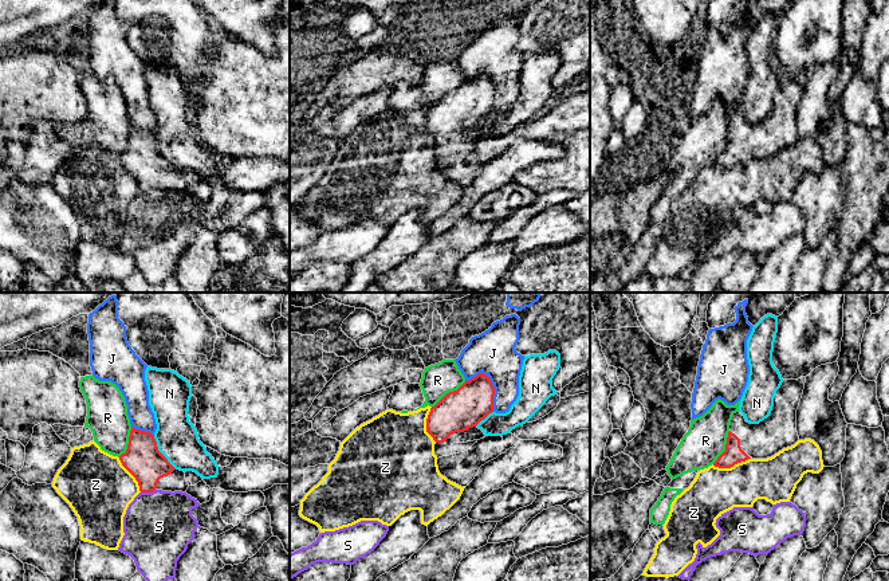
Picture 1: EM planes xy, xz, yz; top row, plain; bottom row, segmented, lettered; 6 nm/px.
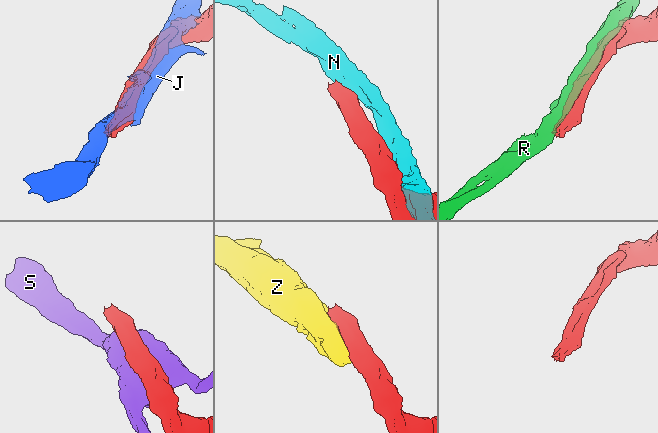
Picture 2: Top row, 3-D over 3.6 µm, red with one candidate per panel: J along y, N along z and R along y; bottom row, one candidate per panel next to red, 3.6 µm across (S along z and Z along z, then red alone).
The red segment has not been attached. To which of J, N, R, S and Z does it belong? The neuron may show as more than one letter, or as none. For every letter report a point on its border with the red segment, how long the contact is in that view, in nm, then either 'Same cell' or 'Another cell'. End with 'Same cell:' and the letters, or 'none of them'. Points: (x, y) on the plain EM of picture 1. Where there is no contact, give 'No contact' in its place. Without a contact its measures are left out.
J: Touches red at xz (491, 82). Shared border 260 nm. Another cell
N: Touches red at xy (160, 152). Shared border 240 nm. Another cell
R: Touches red at xz (449, 91). Shared border 260 nm. Another cell
S: Touches red at xy (148, 191). Shared border 100 nm. Another cell
Z: Touches red at yz (731, 165). Shared border 240 nm. Another cell
Same cell: none of them

